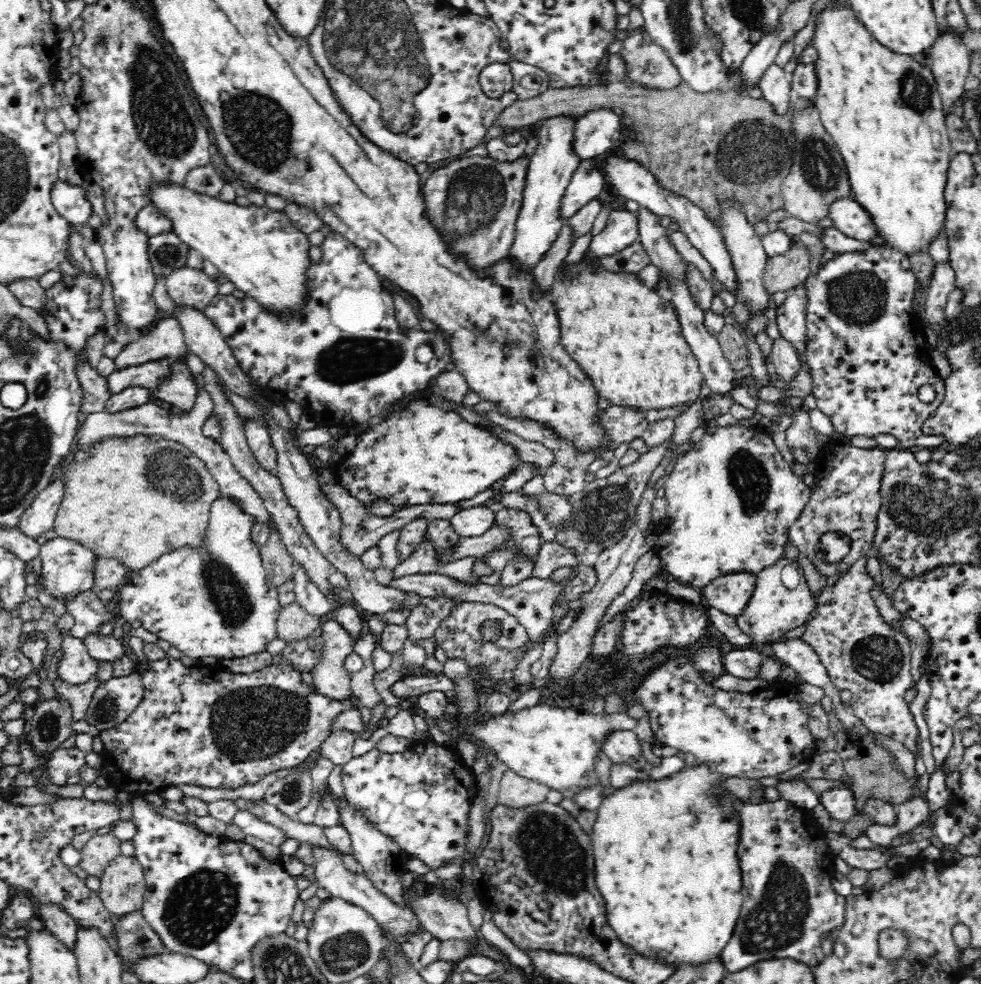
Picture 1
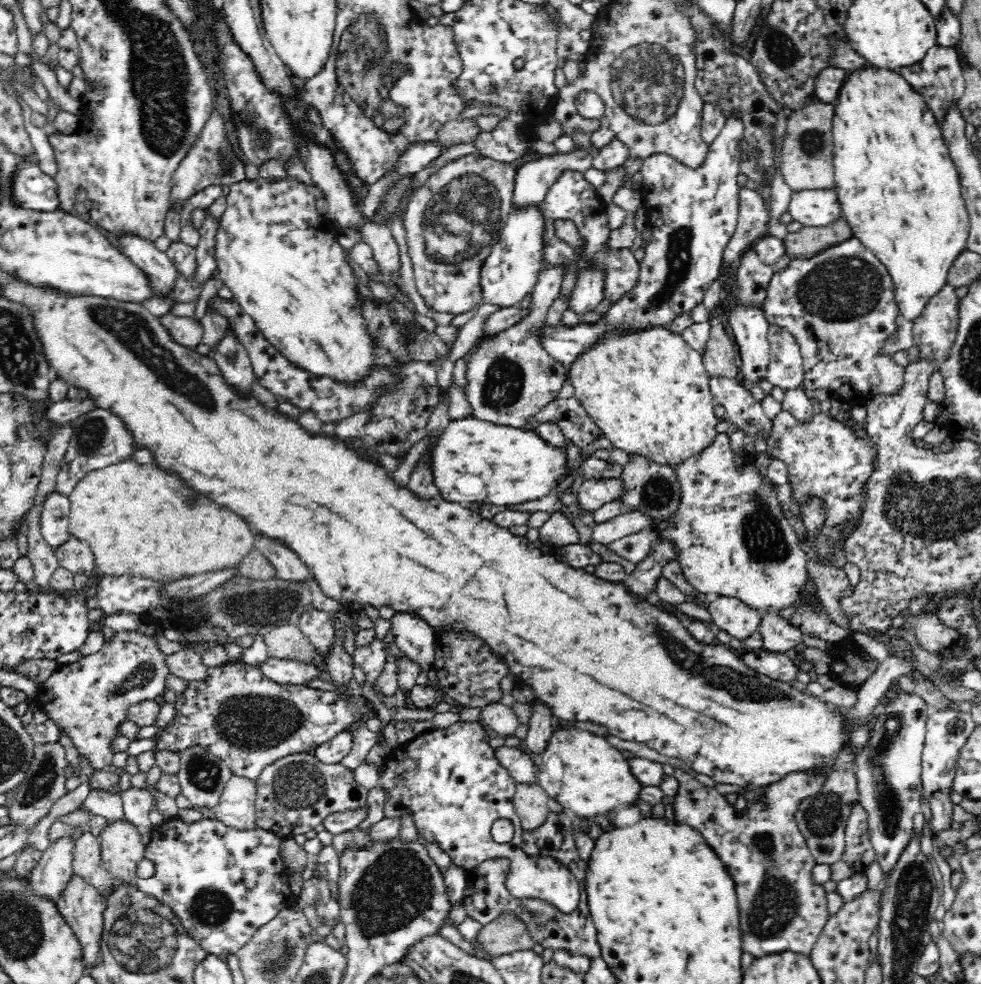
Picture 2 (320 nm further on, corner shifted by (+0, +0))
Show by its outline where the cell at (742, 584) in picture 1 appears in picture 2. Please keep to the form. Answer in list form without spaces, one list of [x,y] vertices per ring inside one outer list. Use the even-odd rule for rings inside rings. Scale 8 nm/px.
[[[717,595],[706,602],[710,611],[711,622],[716,624],[720,631],[740,640],[751,637],[757,632],[761,622],[758,609],[744,603],[734,596]]]

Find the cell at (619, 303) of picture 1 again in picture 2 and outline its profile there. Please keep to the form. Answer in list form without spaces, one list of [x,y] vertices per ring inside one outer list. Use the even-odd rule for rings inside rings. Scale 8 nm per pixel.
[[[652,325],[643,329],[634,329],[628,327],[608,327],[604,329],[594,340],[586,347],[568,366],[567,381],[574,391],[574,396],[581,402],[581,405],[587,410],[587,413],[595,420],[595,424],[604,432],[604,436],[612,442],[613,446],[625,450],[627,453],[640,453],[648,455],[652,460],[674,466],[682,459],[690,455],[699,453],[715,437],[716,426],[721,421],[714,414],[713,408],[716,402],[713,400],[711,390],[709,389],[710,376],[705,369],[703,355],[694,350],[688,342],[682,337],[682,333],[676,333],[664,325]]]

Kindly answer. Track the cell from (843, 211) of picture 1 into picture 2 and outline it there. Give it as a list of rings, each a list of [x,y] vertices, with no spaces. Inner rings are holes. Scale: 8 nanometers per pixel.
[[[836,189],[793,192],[789,213],[803,226],[828,226],[843,218]]]

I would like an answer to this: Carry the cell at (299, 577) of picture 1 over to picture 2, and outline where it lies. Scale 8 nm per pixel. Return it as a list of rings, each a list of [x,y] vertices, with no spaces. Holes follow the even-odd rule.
[[[306,608],[299,616],[299,628],[317,649],[318,659],[323,661],[328,646],[334,640],[334,628],[331,614],[314,608]]]

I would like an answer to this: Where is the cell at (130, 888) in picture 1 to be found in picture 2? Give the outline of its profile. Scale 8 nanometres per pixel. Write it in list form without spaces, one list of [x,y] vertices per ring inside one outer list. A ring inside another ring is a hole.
[[[128,820],[118,822],[107,822],[107,826],[101,831],[100,843],[102,843],[102,862],[104,868],[116,880],[133,884],[138,878],[136,875],[138,863],[145,858],[145,844],[140,841],[140,835],[134,824]]]

